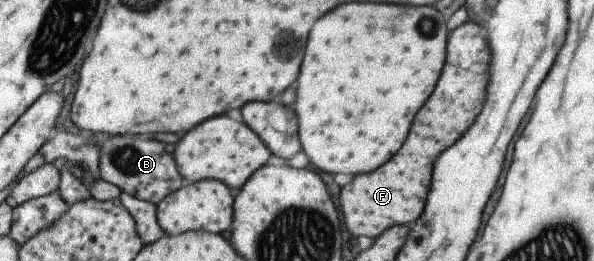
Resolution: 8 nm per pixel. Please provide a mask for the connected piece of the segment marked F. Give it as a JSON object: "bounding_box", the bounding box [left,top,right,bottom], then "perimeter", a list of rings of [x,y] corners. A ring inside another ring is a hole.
{"bounding_box":[339,23,487,239],"perimeter":[[[465,23],[447,35],[441,75],[433,93],[413,117],[401,149],[397,149],[397,153],[379,169],[367,175],[355,175],[347,185],[340,187],[339,211],[351,235],[375,239],[383,229],[393,225],[409,225],[419,217],[435,157],[453,145],[453,141],[457,141],[457,137],[473,123],[473,117],[481,109],[487,69],[485,63],[485,39],[481,37],[477,25]]]}

